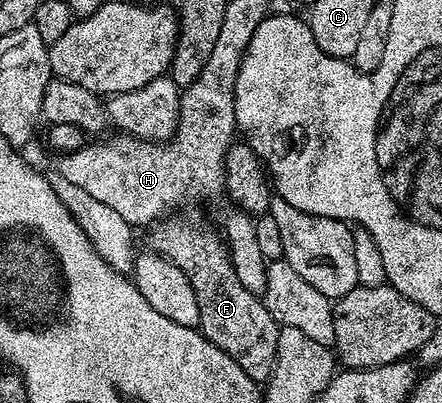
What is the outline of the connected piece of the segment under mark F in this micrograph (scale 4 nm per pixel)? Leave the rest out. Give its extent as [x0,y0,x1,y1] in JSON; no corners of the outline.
[149,217,280,385]

